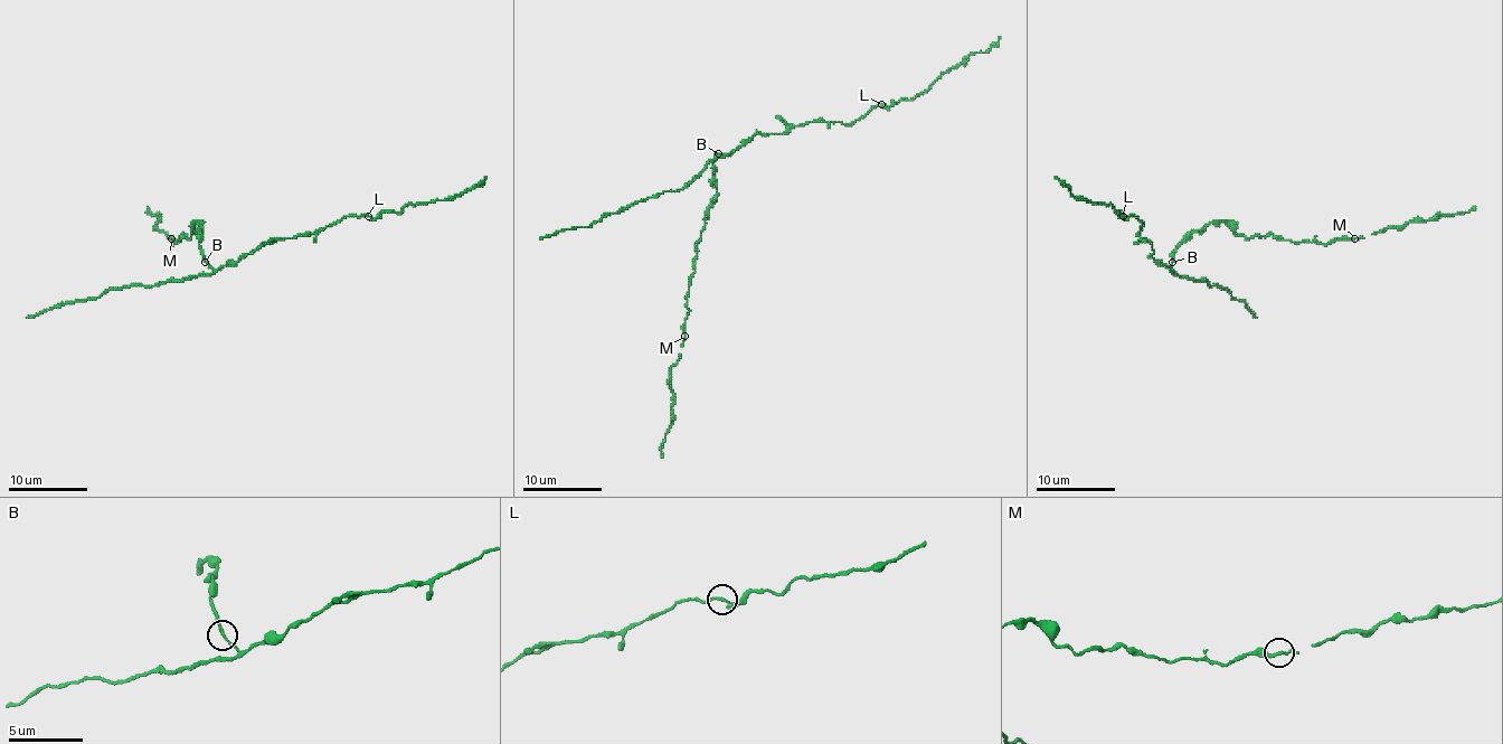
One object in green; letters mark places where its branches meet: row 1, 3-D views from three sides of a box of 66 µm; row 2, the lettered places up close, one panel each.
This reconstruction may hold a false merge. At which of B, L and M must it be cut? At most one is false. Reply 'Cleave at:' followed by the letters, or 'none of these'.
Cleave at: none of these

